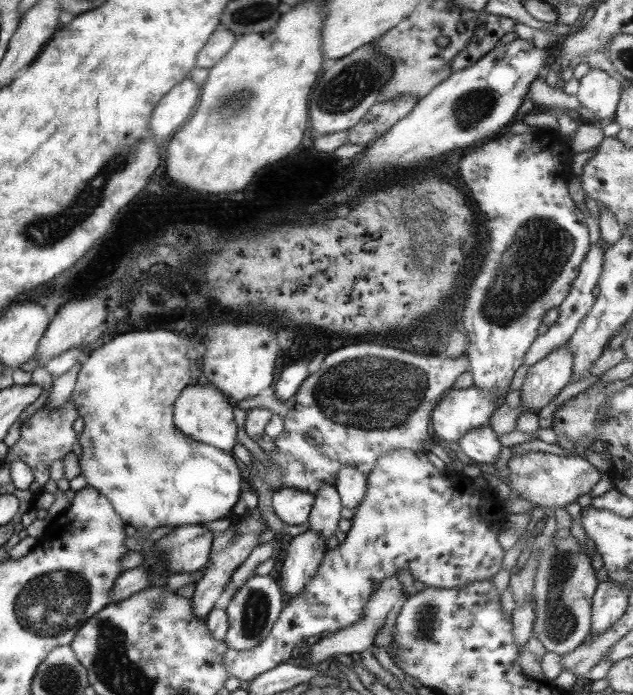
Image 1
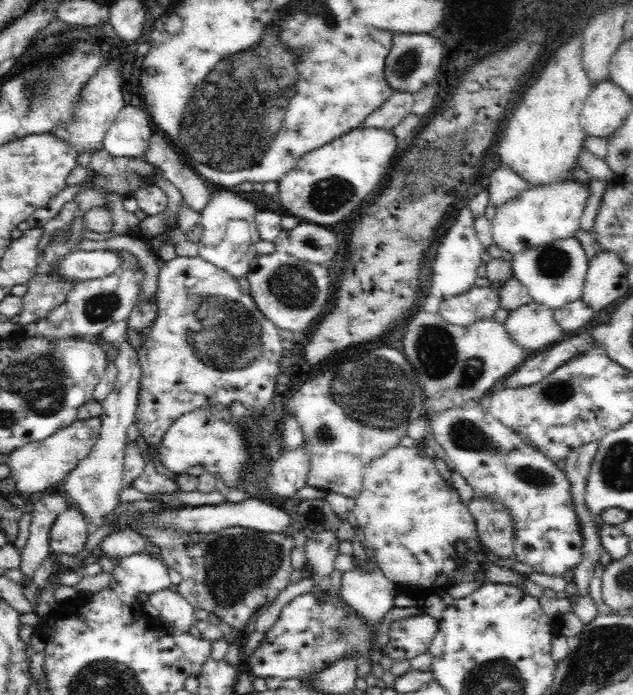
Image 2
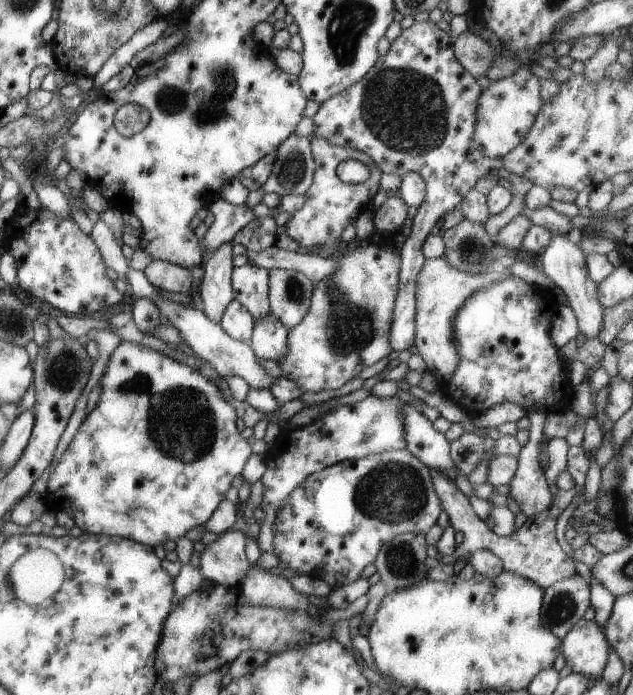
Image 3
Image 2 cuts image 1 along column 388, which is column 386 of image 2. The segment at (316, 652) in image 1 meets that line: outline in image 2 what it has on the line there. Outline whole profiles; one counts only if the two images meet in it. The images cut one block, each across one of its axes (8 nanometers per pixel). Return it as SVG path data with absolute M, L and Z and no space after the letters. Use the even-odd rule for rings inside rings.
M352 566L341 576L340 595L369 624L377 624L382 616L394 605L394 598L401 592L401 587L392 582L383 571L375 566L372 570Z

